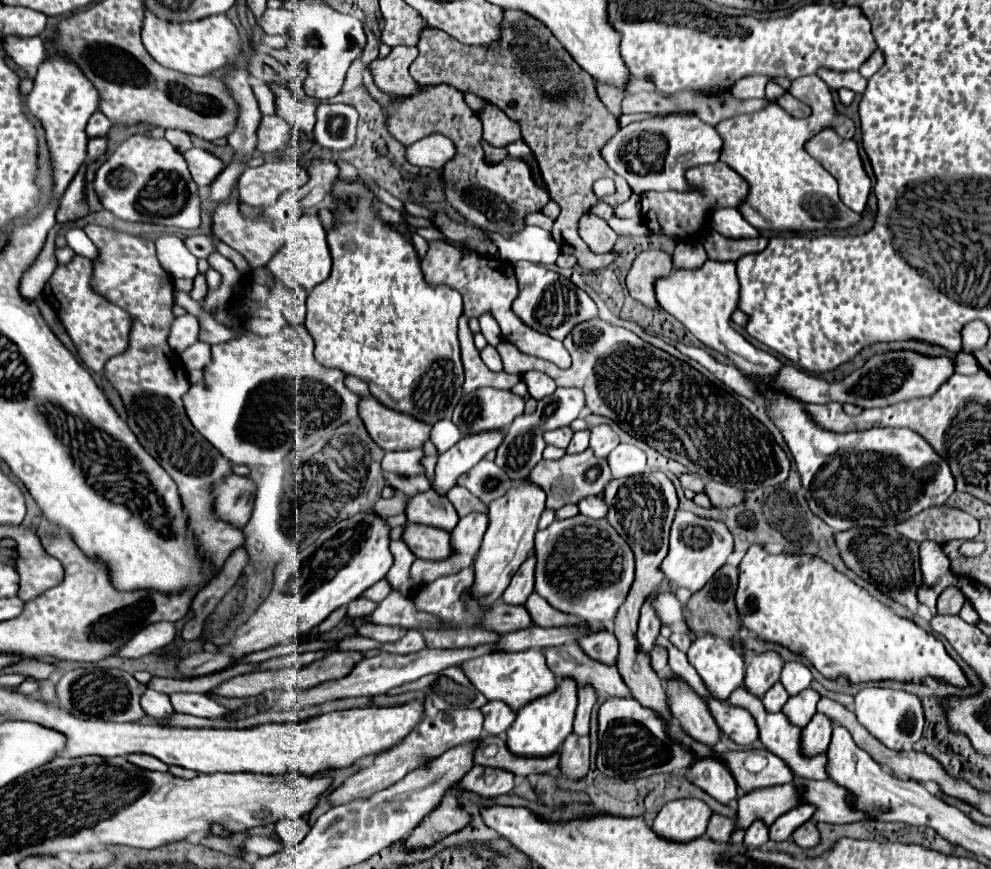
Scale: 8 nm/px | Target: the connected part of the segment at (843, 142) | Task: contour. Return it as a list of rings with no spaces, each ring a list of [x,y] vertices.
[[[824,129],[820,131],[818,135],[814,135],[812,139],[808,139],[806,147],[804,147],[814,159],[818,159],[838,181],[840,185],[840,199],[854,211],[854,213],[862,213],[864,207],[866,207],[866,201],[868,201],[868,193],[870,193],[870,179],[864,171],[864,165],[862,165],[862,159],[860,159],[860,153],[858,153],[858,145],[854,139],[844,139],[840,137],[834,129]]]

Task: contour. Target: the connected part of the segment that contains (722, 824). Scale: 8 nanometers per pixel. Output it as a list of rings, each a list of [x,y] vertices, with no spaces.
[[[712,815],[708,821],[708,829],[706,829],[706,837],[710,837],[712,841],[720,841],[720,843],[728,843],[730,835],[734,829],[734,819],[724,817],[724,815]]]

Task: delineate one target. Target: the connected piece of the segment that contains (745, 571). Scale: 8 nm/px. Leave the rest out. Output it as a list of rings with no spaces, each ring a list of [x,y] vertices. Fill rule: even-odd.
[[[752,545],[740,563],[740,583],[736,591],[736,609],[742,627],[756,633],[756,639],[778,643],[796,655],[806,657],[826,679],[844,677],[850,685],[866,681],[902,681],[924,683],[926,677],[966,689],[970,683],[960,665],[948,657],[944,643],[912,619],[896,615],[888,605],[880,603],[866,587],[856,585],[830,563],[812,555],[770,555],[760,545]]]

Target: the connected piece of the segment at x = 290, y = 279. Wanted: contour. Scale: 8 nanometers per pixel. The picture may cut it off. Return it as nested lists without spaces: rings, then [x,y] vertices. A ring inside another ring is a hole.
[[[302,215],[302,229],[290,233],[282,249],[268,263],[268,269],[278,281],[282,281],[290,289],[302,287],[304,291],[312,291],[316,285],[326,281],[330,275],[330,267],[332,267],[332,259],[326,245],[326,231],[318,215]]]

